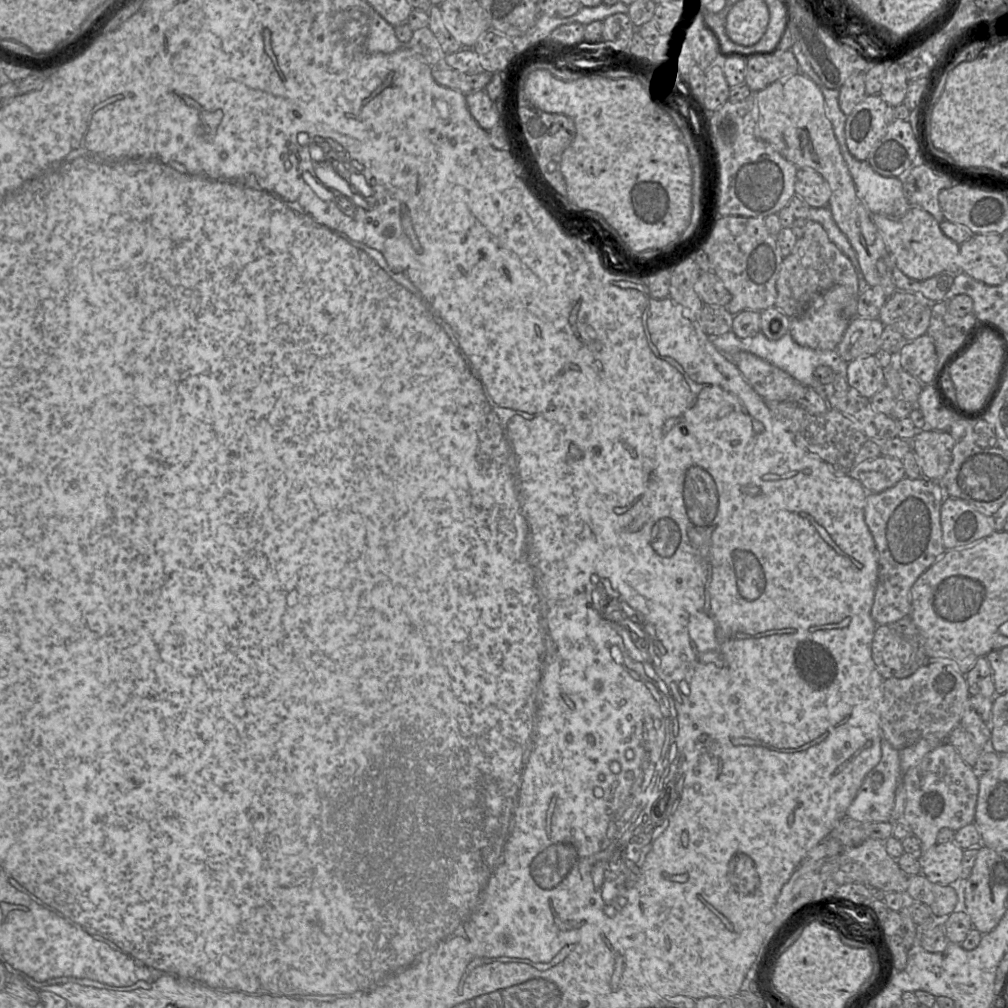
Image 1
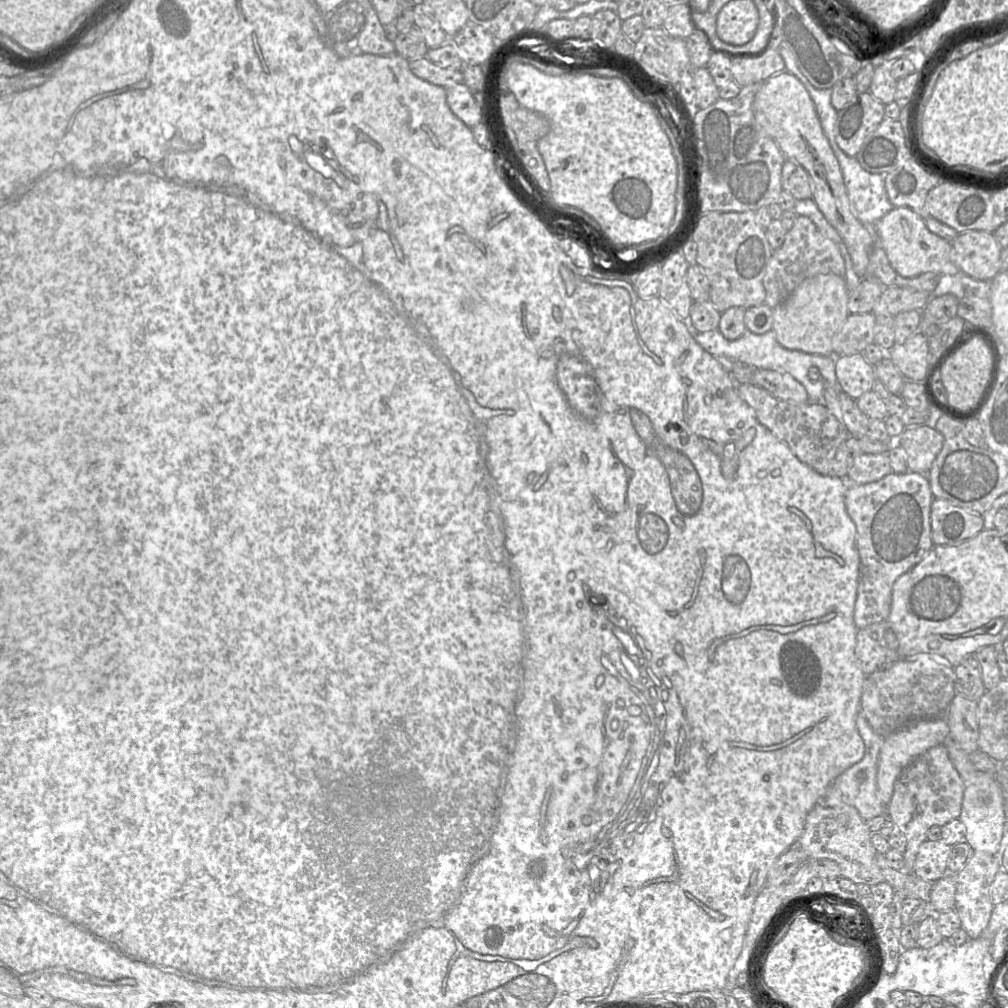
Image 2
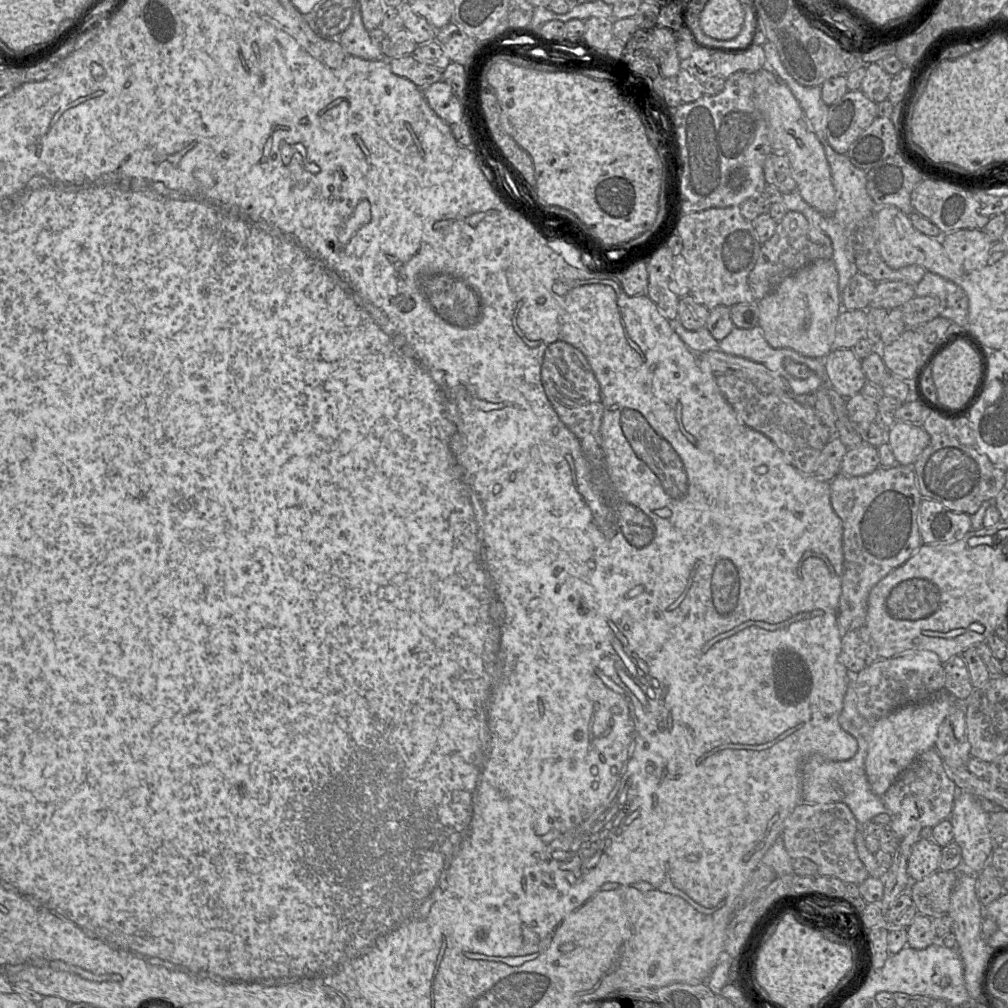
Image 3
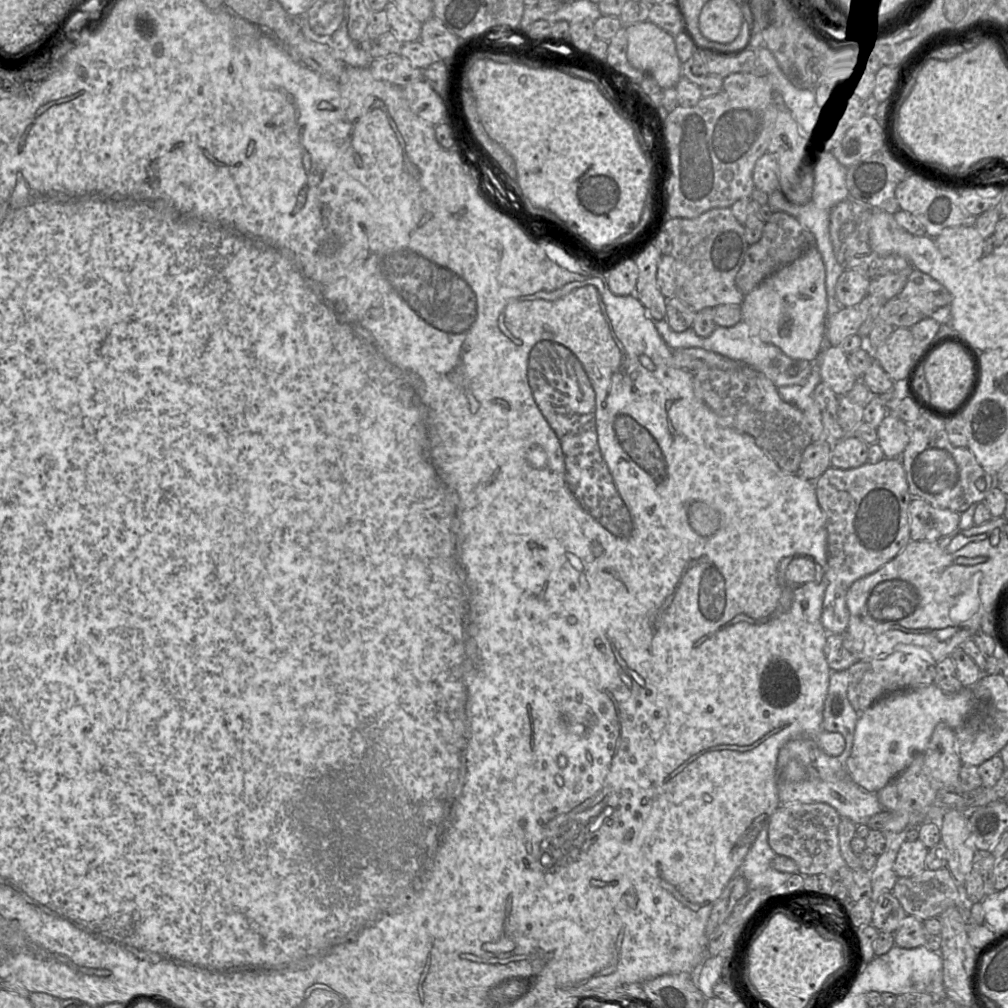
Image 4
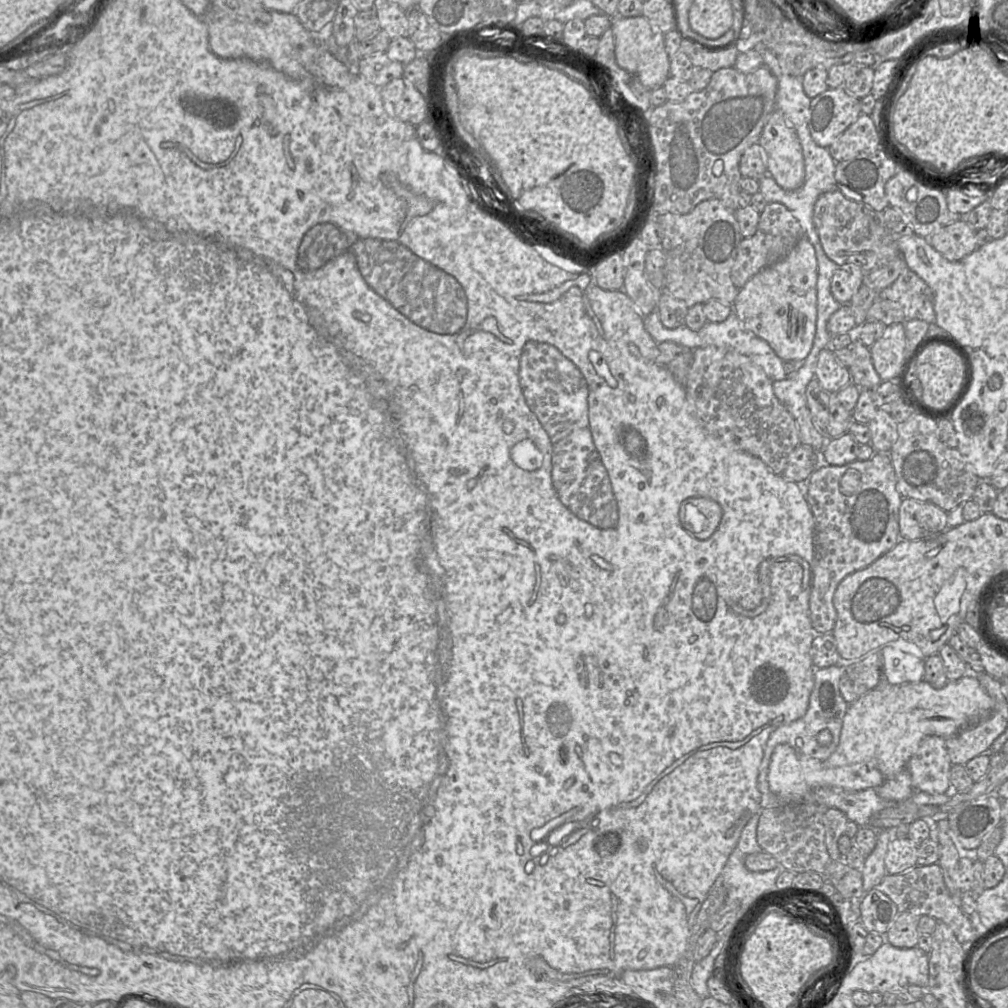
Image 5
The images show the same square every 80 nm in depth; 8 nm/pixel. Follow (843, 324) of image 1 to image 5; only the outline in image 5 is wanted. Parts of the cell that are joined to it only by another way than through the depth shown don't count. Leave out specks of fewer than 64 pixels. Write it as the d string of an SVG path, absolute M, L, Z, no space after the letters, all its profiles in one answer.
M803 238L786 257L764 268L749 279L739 290L732 304L733 313L757 337L767 342L784 362L804 361L812 349L817 320L817 269L814 246L806 238Z

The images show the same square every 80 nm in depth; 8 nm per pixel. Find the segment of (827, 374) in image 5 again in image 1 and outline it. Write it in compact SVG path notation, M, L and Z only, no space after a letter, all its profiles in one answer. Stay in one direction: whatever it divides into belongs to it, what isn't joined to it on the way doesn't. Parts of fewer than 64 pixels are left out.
M873 355L848 362L847 381L852 388L868 399L887 386L884 369Z

